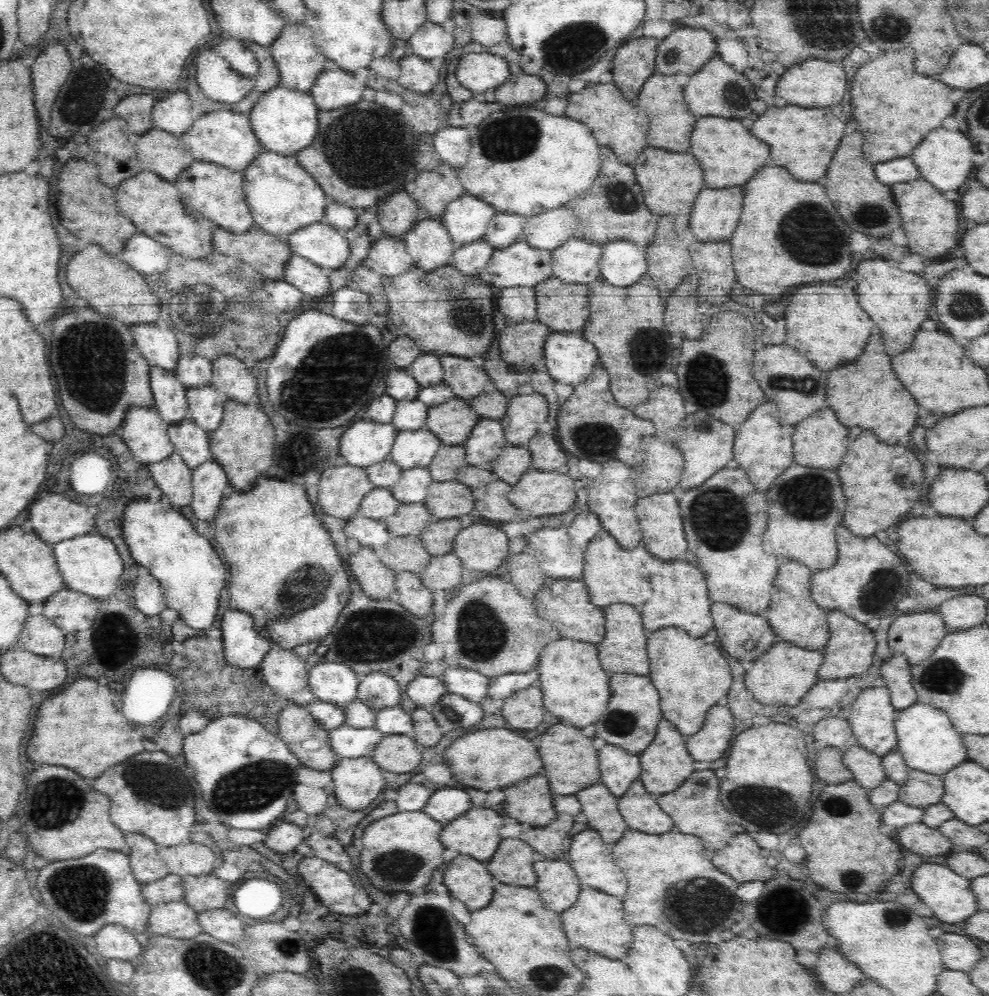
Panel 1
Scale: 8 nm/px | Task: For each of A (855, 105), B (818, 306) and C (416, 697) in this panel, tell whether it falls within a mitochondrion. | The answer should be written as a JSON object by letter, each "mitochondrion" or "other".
{"A":"other","B":"other","C":"other"}

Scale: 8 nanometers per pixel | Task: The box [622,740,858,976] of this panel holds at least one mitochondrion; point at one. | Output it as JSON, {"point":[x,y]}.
{"point":[699,905]}

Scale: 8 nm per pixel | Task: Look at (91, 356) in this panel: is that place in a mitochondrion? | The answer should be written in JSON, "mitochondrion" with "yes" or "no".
{"mitochondrion":"yes"}

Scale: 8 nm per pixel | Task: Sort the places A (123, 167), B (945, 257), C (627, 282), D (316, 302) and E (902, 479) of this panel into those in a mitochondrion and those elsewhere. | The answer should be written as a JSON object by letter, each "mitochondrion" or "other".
{"A":"other","B":"other","C":"other","D":"other","E":"mitochondrion"}

